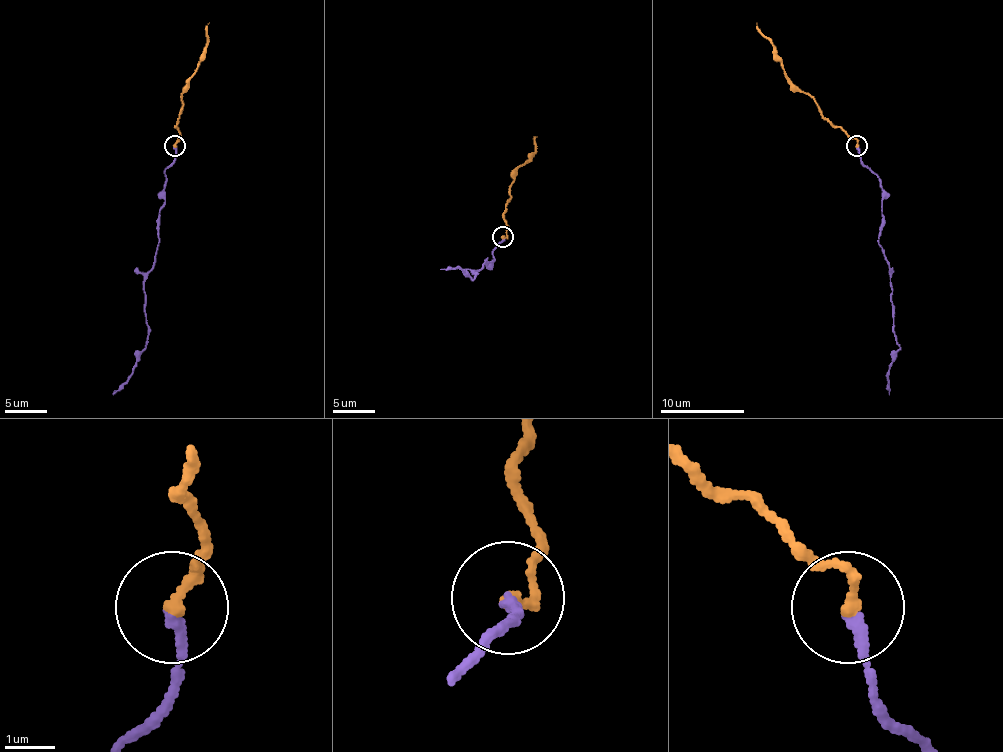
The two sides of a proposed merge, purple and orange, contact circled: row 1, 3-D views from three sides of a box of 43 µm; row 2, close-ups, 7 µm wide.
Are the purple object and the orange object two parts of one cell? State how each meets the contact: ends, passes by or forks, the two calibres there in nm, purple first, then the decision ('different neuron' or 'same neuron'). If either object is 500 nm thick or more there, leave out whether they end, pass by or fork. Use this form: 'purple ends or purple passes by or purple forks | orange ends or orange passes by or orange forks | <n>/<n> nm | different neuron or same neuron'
purple ends | orange ends | 200/240 nm | same neuron

